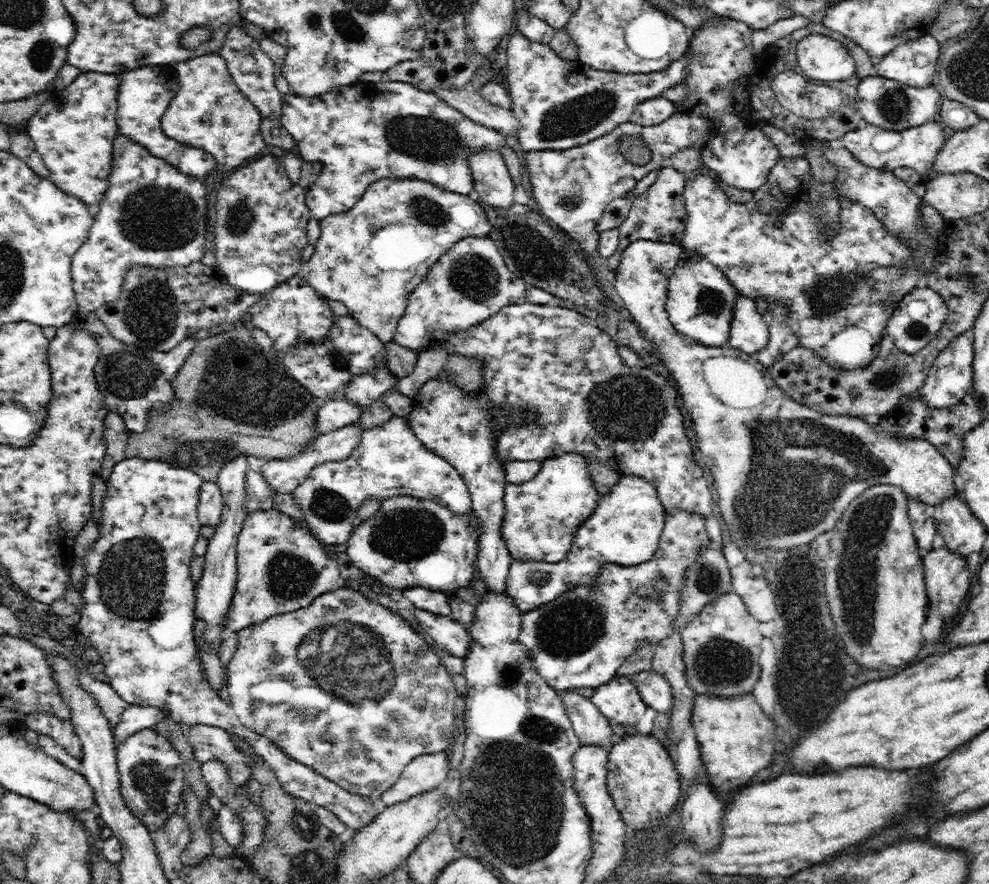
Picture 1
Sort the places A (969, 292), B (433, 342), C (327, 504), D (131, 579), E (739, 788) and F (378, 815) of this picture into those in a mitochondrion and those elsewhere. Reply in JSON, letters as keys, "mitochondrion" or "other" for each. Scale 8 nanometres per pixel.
{"A":"mitochondrion","B":"other","C":"mitochondrion","D":"mitochondrion","E":"other","F":"other"}

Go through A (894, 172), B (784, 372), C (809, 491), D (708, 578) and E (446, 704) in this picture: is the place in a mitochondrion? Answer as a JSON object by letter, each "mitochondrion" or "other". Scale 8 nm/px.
{"A":"other","B":"other","C":"mitochondrion","D":"mitochondrion","E":"other"}

